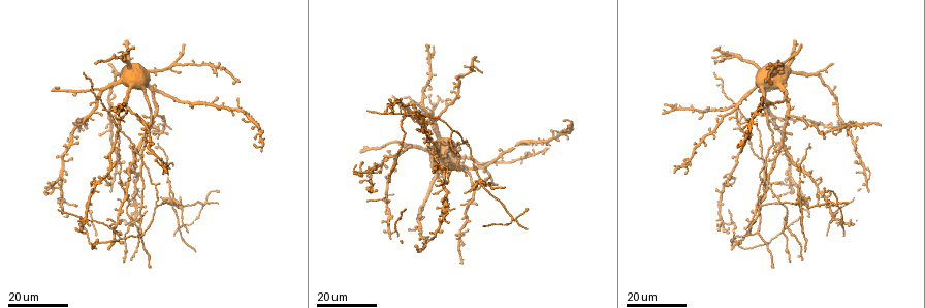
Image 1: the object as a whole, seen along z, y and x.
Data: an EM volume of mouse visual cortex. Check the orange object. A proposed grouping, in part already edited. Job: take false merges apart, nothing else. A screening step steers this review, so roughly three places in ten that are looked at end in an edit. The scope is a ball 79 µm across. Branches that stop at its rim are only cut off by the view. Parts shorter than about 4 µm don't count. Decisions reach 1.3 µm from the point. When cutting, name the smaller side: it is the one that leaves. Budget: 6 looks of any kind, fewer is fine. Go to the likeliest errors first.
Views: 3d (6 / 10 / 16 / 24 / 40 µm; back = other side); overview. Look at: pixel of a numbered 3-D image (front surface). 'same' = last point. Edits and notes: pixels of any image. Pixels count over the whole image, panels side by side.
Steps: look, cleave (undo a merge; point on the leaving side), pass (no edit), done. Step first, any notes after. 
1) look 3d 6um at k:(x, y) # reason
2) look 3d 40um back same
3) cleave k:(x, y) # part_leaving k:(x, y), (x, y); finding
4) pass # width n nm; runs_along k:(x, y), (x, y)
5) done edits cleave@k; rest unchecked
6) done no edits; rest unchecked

look 3d 16um at 1:(133, 221) # four-way junction

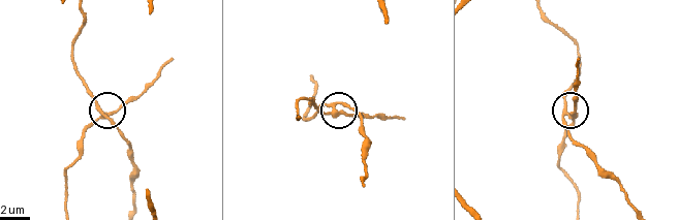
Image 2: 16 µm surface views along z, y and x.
look 3d 10um at 2:(574, 116) # closer look

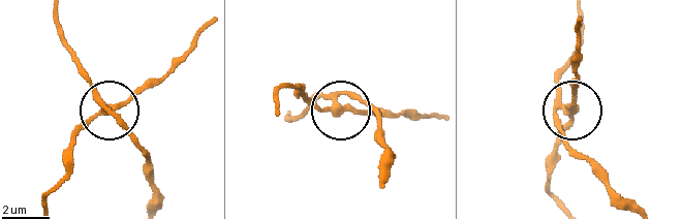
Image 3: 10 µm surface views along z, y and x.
cleave 3:(75, 128) # arms 4; part_leaving 3:(101, 108), (75, 142), (65, 178), (43, 207); a second cell is stuck on

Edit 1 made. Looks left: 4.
look 3d 24um at 1:(93, 186) # three arms meet

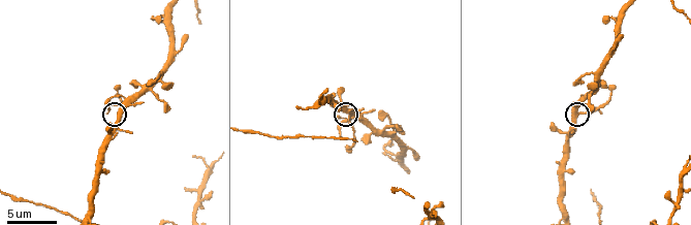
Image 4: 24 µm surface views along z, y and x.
look 3d 6um at 4:(351, 115) # zoom in

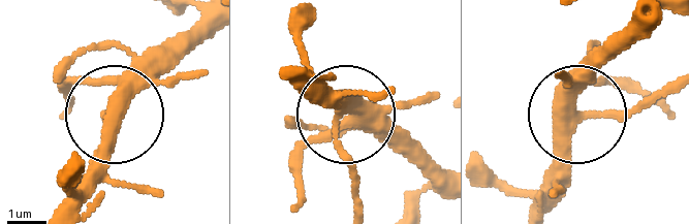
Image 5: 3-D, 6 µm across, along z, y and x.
pass # side_arm 6 um; runs_along 5:(441, 190), (352, 115), (333, 134), (352, 210); all the same cell

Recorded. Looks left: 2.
look 3d 16um at 1:(204, 205) # arms part here

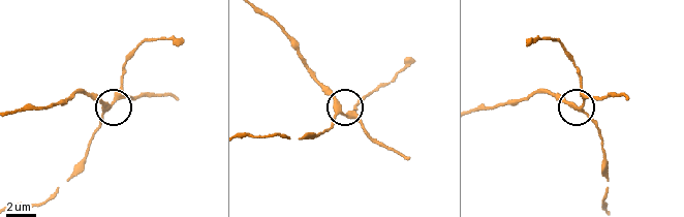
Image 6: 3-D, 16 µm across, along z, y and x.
look 3d 6um at 6:(582, 109) # zoom in

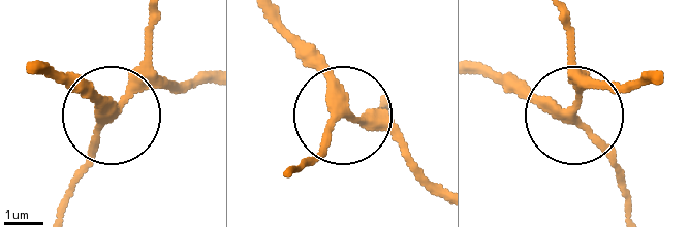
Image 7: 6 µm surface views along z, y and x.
pass # runs_along 7:(477, 69), (497, 73), (536, 105), (572, 112), (576, 33); continuous, no second cell

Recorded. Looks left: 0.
done edits cleave@3; rest unchecked

